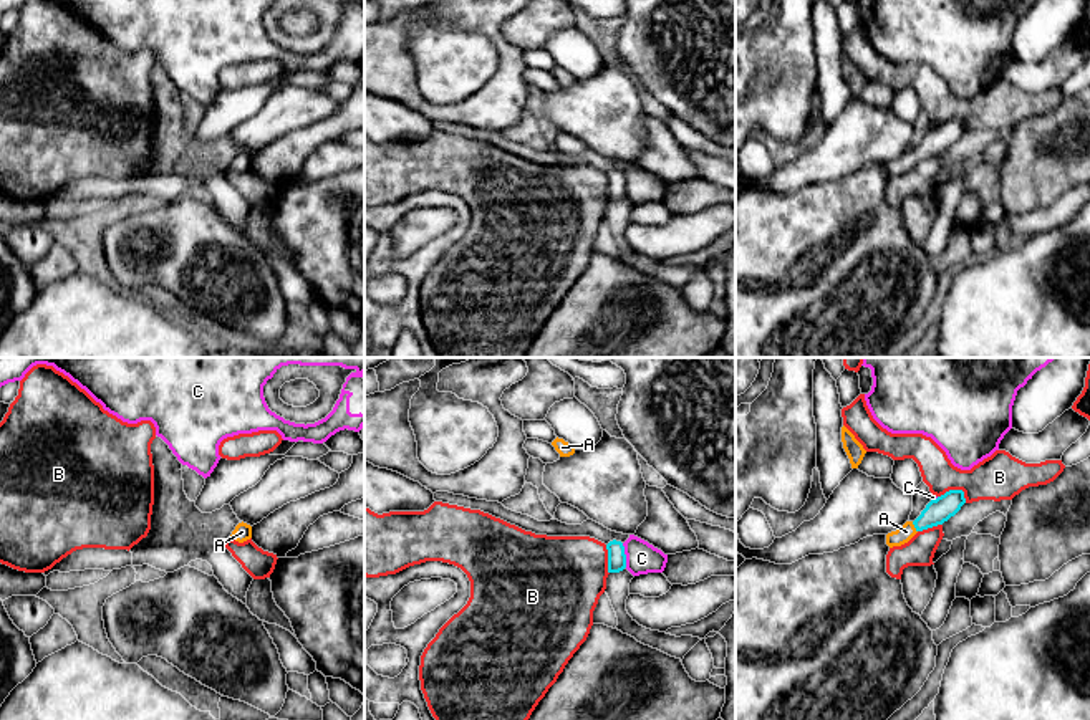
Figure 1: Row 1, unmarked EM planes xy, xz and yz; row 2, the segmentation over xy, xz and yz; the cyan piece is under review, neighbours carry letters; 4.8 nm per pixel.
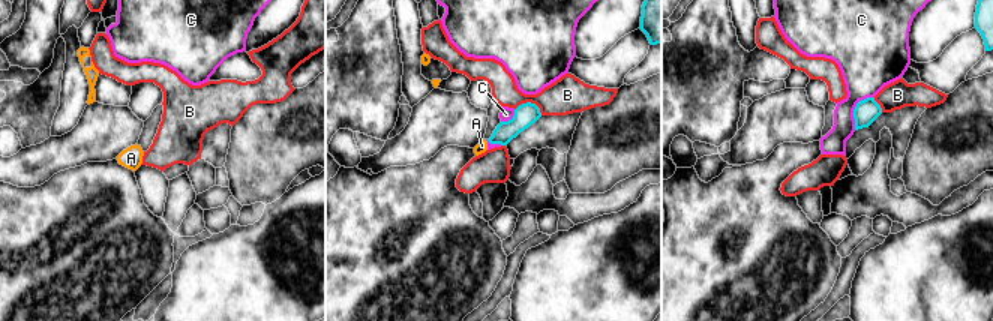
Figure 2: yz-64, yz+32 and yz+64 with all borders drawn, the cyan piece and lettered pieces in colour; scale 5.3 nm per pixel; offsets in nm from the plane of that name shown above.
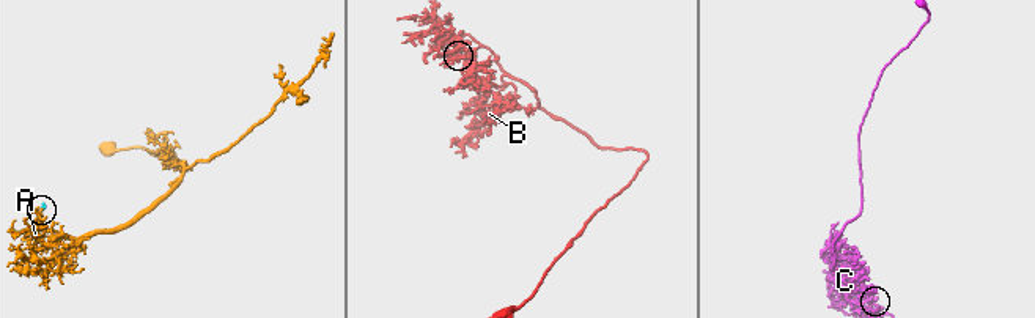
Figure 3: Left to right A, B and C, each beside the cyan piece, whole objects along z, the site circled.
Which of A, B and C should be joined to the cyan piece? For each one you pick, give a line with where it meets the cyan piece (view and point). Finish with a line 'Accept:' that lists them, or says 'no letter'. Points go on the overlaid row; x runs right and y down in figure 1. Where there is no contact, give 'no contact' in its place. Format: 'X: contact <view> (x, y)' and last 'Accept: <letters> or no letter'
A: contact yz (915, 527)
Accept: A

